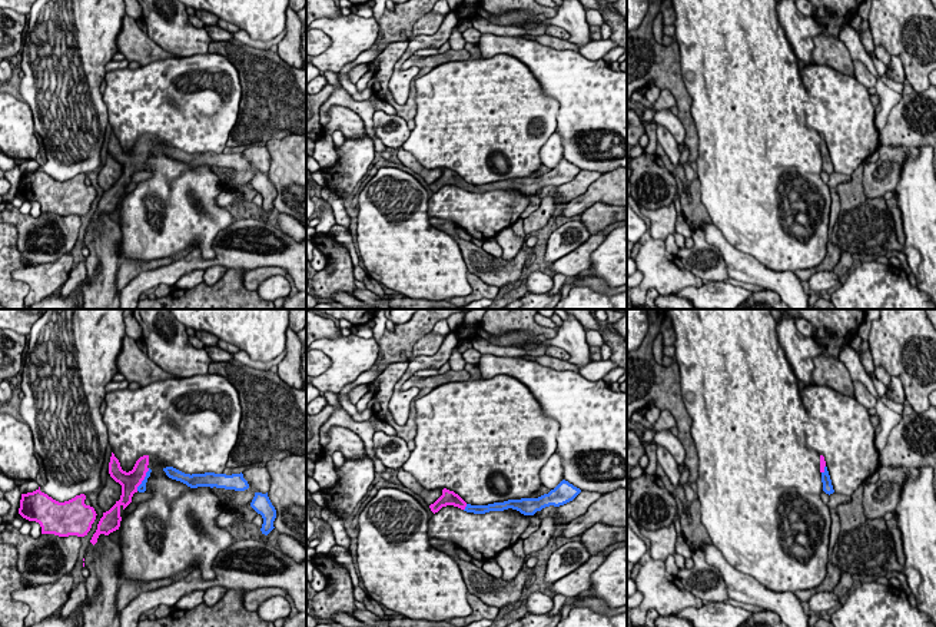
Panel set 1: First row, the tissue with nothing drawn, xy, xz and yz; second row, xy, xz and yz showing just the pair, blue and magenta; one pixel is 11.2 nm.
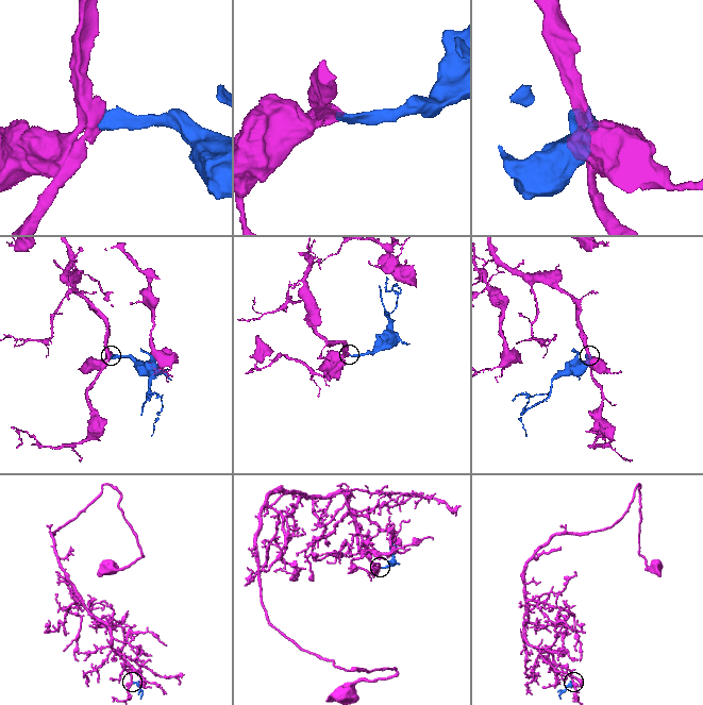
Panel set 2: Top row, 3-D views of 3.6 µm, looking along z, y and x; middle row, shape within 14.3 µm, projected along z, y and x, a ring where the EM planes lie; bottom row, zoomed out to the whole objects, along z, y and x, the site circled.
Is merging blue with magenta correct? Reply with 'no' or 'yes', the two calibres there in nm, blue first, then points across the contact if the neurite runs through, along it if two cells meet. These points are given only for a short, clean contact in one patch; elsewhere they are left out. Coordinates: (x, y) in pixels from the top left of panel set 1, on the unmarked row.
yes; calibres 90 and 220 nm; way xy (142, 166), (143, 159), (129, 161)

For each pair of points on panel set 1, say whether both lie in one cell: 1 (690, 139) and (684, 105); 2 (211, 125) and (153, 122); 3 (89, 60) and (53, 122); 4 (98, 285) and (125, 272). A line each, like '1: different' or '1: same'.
1: same
2: same
3: same
4: different

